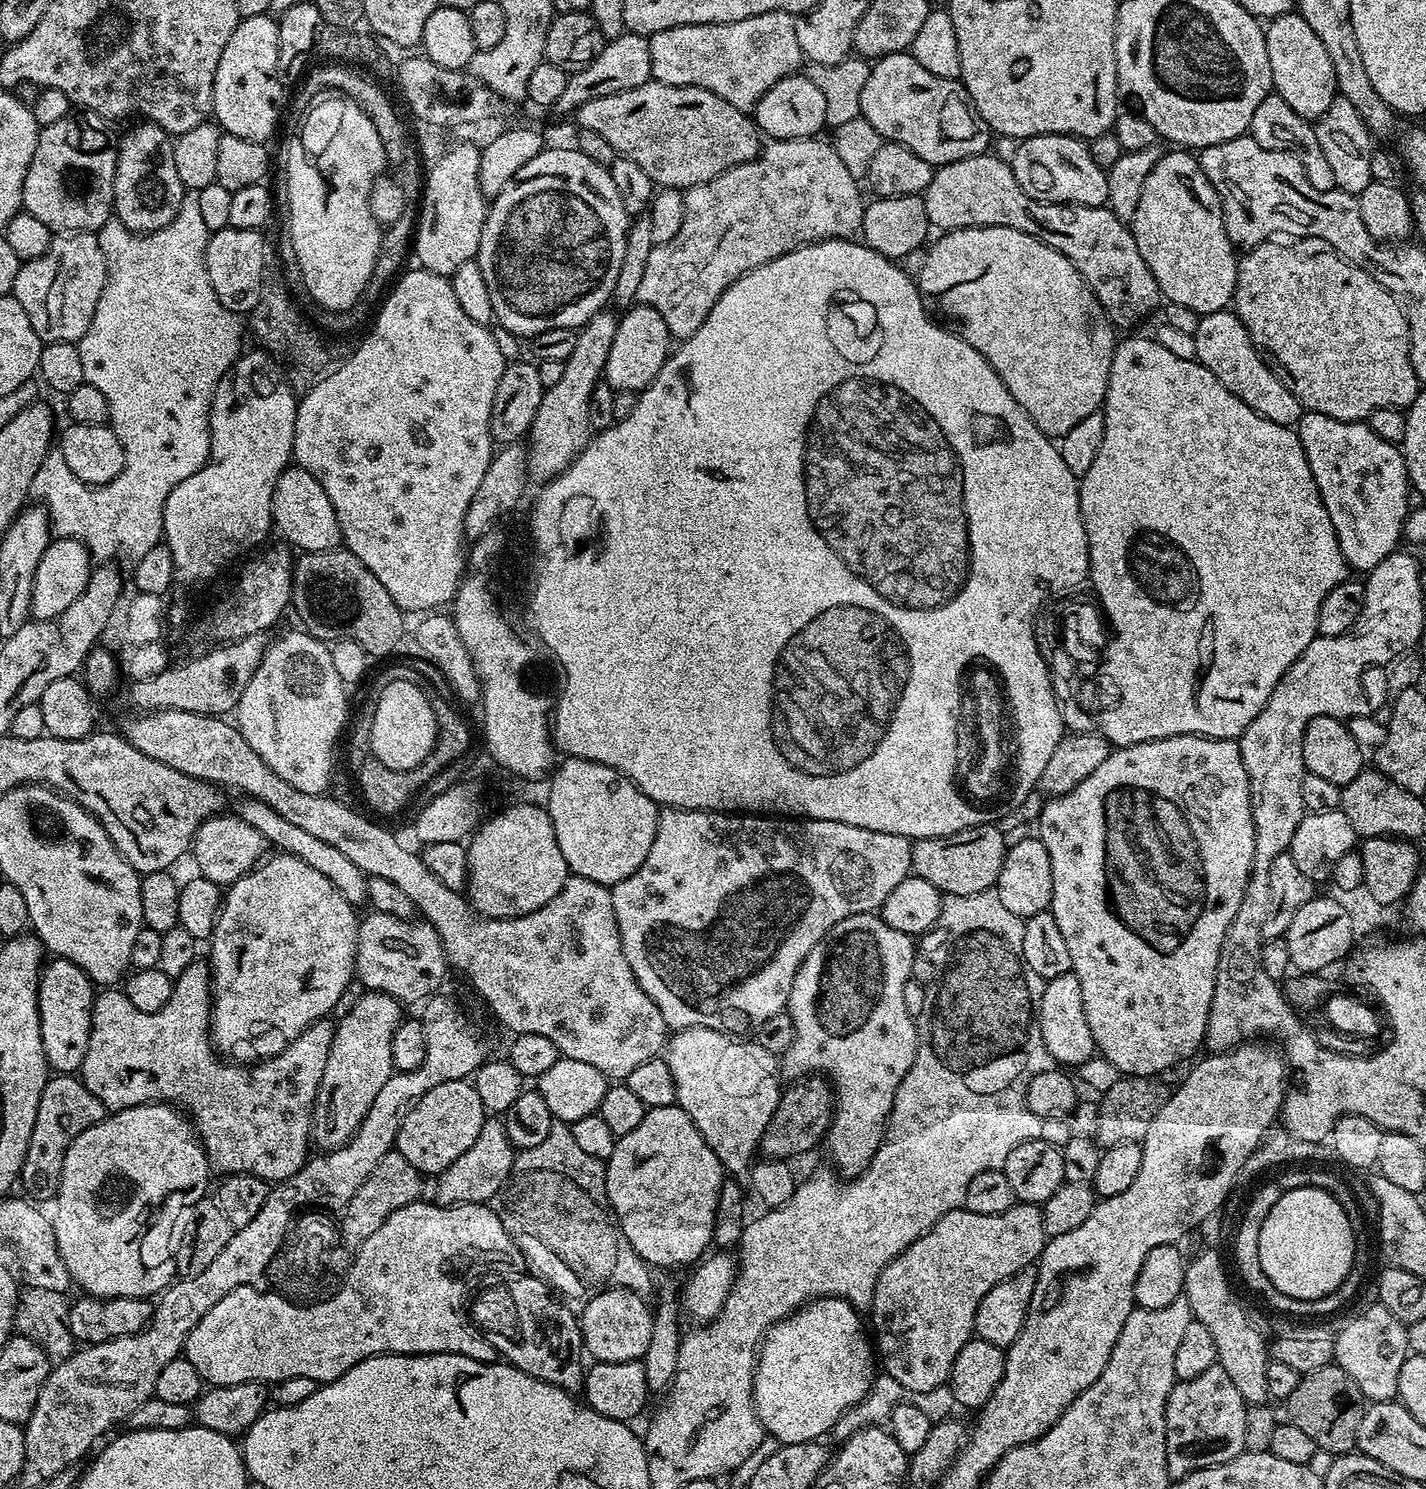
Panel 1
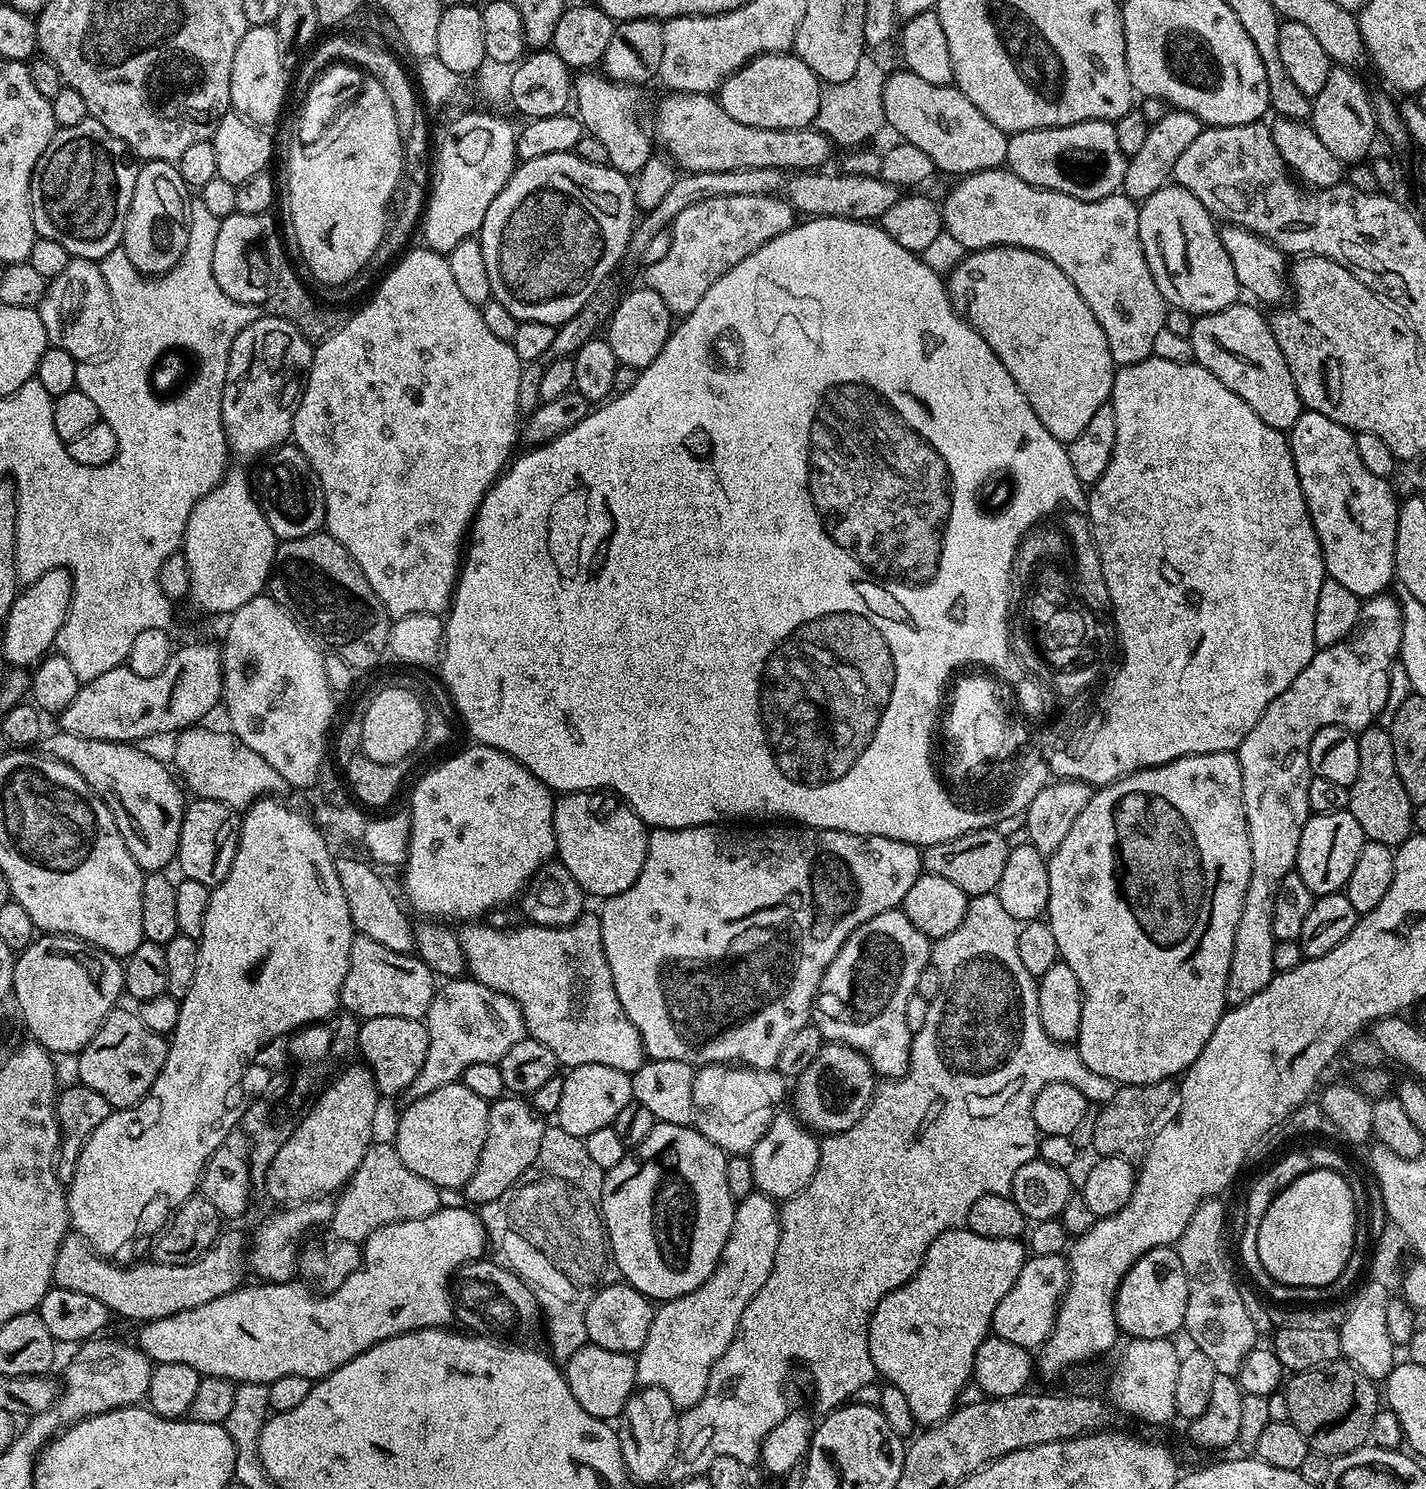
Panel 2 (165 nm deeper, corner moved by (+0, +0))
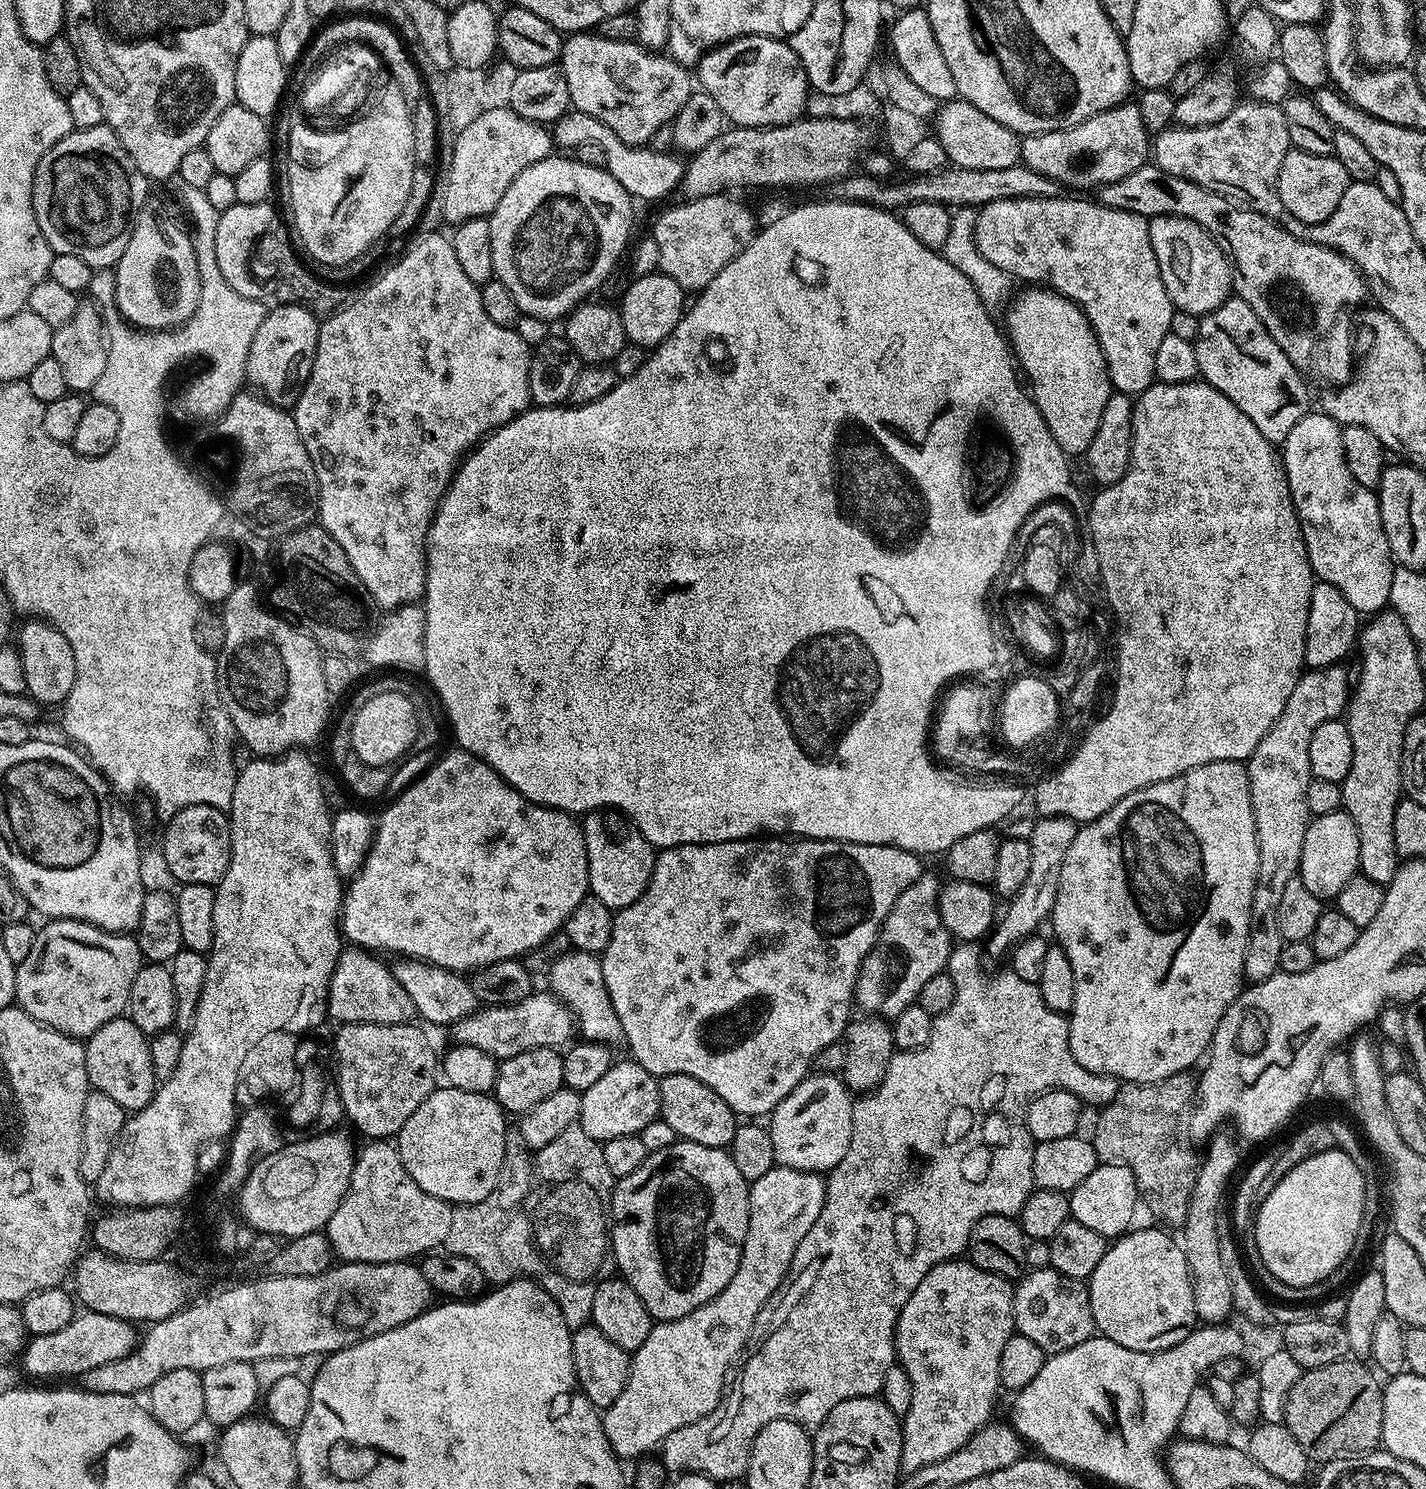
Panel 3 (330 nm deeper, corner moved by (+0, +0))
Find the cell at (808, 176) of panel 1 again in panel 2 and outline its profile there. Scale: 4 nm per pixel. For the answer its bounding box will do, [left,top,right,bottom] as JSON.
[643,194,797,318]

